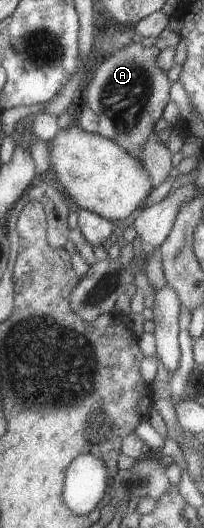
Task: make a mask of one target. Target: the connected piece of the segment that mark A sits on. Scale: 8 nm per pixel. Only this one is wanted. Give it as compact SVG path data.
M133 40L106 55L99 65L94 66L93 75L81 94L80 103L97 116L97 134L117 143L135 159L139 159L156 121L166 116L165 107L170 101L169 79L155 63L159 53L151 41Z

